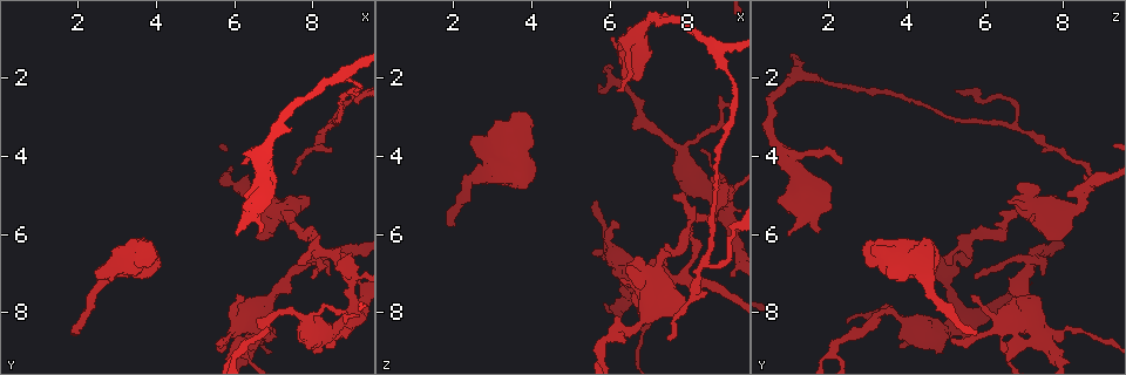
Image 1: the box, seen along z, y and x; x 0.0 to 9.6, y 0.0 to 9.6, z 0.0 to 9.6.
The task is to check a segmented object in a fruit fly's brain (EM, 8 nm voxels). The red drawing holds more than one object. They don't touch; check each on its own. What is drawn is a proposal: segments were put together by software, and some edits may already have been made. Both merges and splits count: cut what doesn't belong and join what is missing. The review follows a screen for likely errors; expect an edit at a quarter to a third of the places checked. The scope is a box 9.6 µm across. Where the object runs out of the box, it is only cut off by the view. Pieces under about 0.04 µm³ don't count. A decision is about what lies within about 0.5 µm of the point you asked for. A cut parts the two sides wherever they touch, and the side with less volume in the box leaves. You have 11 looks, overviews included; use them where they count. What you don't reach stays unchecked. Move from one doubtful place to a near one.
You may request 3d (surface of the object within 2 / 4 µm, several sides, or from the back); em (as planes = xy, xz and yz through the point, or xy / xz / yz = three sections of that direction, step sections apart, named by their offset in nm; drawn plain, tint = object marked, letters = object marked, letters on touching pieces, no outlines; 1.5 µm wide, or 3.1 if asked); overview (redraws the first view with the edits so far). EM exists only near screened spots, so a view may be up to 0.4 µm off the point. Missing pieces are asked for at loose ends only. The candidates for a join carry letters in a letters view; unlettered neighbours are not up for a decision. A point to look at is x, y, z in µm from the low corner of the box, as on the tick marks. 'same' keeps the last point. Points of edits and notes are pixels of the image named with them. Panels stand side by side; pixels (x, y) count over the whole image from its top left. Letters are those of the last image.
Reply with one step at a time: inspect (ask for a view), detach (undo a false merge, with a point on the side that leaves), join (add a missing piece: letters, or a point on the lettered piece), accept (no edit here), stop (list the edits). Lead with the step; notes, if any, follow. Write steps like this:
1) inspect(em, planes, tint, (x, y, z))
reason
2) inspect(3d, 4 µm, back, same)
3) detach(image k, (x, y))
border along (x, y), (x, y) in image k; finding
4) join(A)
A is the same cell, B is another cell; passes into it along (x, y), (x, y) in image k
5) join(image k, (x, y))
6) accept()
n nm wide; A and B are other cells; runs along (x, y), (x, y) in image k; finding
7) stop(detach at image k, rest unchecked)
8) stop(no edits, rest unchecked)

inspect(em, planes, letters, (2.00, 8.45, 5.80))
an open end

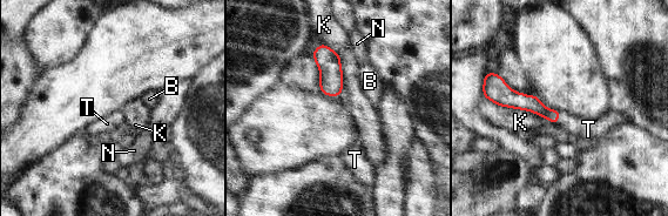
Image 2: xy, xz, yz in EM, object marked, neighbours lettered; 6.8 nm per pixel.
join(T)
K touches over 480 nm; T is the same cell, B, K and N are other cells; it goes on there

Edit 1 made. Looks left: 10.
inspect(overview)
see it whole again

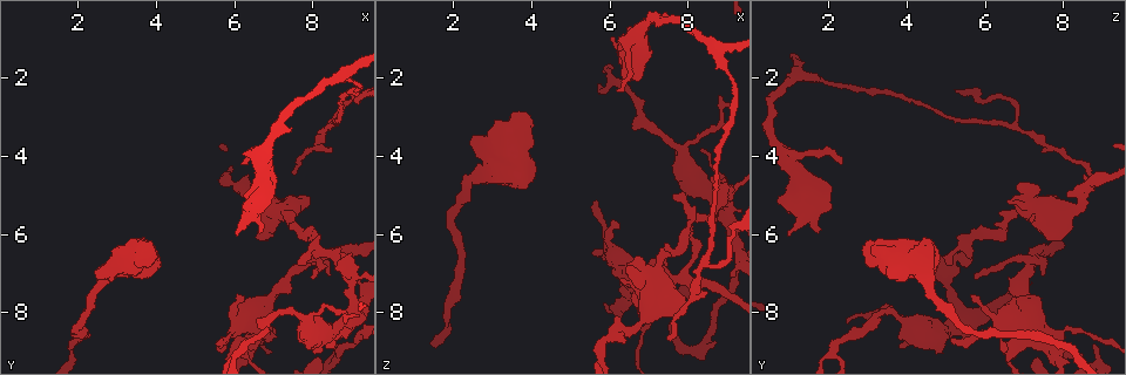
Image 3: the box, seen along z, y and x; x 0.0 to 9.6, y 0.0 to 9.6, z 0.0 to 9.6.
inspect(3d, 4 µm, (6.05, 7.50, 5.60))
free end

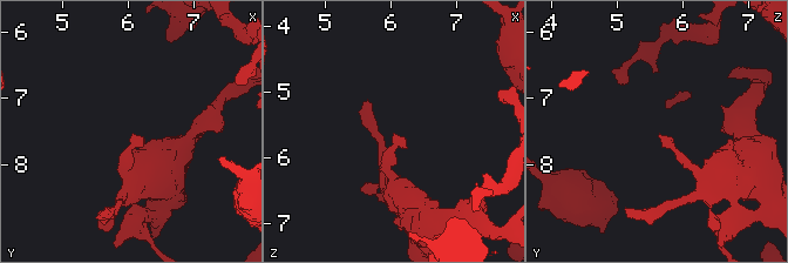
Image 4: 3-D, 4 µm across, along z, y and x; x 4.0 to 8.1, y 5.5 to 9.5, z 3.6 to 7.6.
inspect(em, planes, tint, (6.05, 7.55, 5.65))
shape alone is not enough

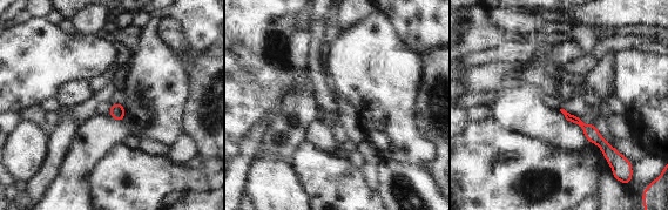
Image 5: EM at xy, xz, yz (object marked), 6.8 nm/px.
inspect(em, planes, letters, same)

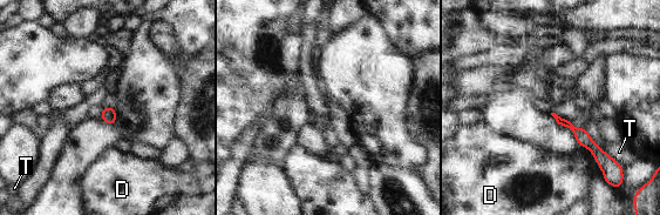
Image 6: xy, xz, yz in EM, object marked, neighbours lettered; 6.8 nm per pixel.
accept()
D and T are other cells; border along (585, 128), (587, 134), (616, 161) in image 6; no lettered piece goes on from it

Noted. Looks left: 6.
inspect(3d, 2 µm, (8.05, 7.10, 5.70))
free end

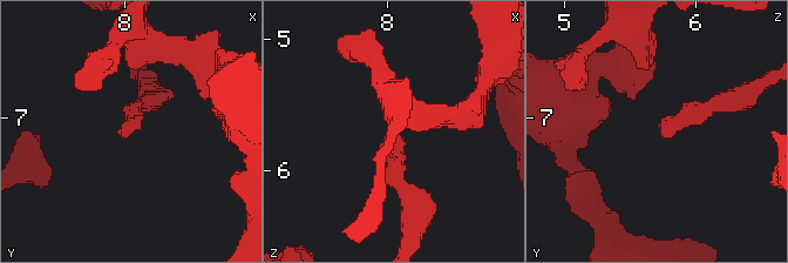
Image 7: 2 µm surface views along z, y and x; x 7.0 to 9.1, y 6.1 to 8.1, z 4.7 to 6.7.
inspect(em, xz, step 8, tint, (7.98, 7.14, 5.76))

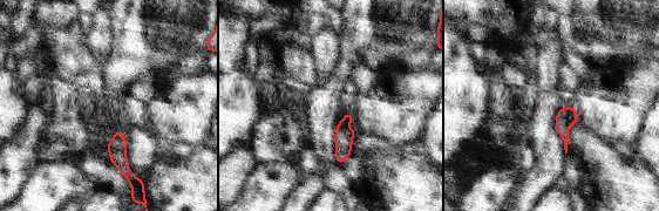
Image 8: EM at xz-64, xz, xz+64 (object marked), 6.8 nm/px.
inspect(em, planes, letters, same)

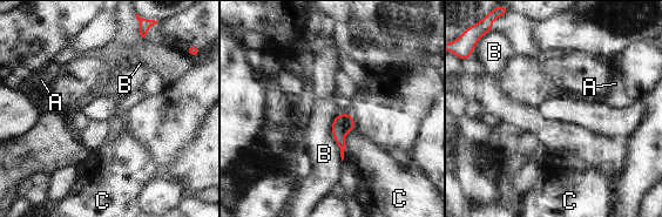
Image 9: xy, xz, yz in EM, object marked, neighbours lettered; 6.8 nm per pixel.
accept()
A, B and C are other cells; border along (353, 129), (345, 137), (342, 161) in image 9; none of them fits

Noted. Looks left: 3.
inspect(em, yz, step 4, tint, (9.10, 2.10, 1.95))
calibre changes

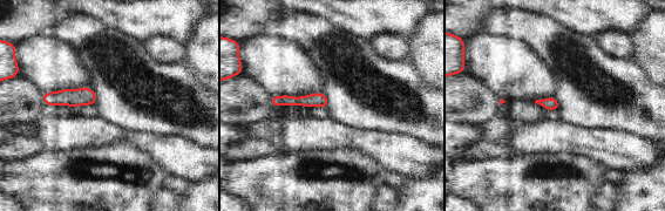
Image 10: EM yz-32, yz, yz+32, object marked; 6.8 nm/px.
inspect(em, planes, letters, same)

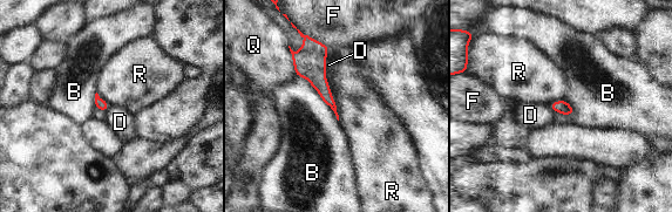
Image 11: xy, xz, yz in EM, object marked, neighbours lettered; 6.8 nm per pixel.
accept()
B, D, F, Q and R are other cells; border along (325, 72), (339, 120) in image 11; continuous, no second cell

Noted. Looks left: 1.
stop(join at image 2, rest unchecked)

